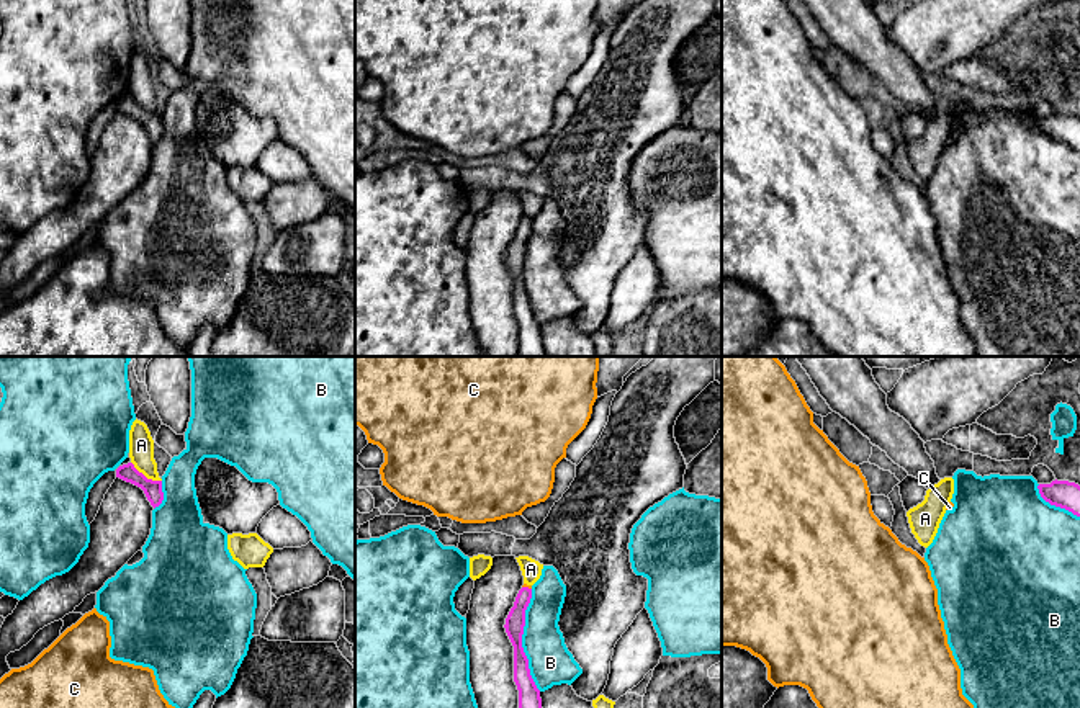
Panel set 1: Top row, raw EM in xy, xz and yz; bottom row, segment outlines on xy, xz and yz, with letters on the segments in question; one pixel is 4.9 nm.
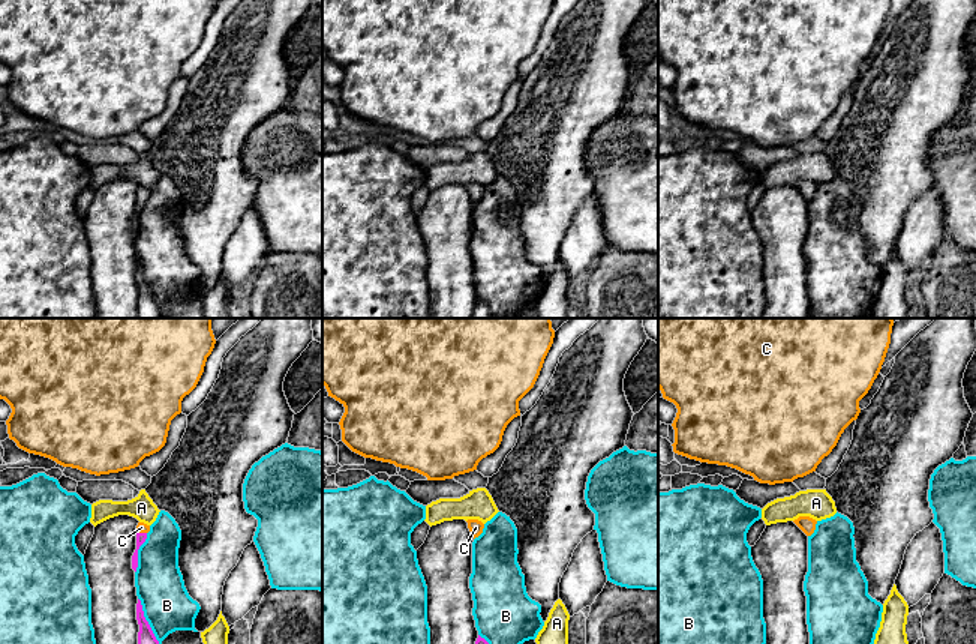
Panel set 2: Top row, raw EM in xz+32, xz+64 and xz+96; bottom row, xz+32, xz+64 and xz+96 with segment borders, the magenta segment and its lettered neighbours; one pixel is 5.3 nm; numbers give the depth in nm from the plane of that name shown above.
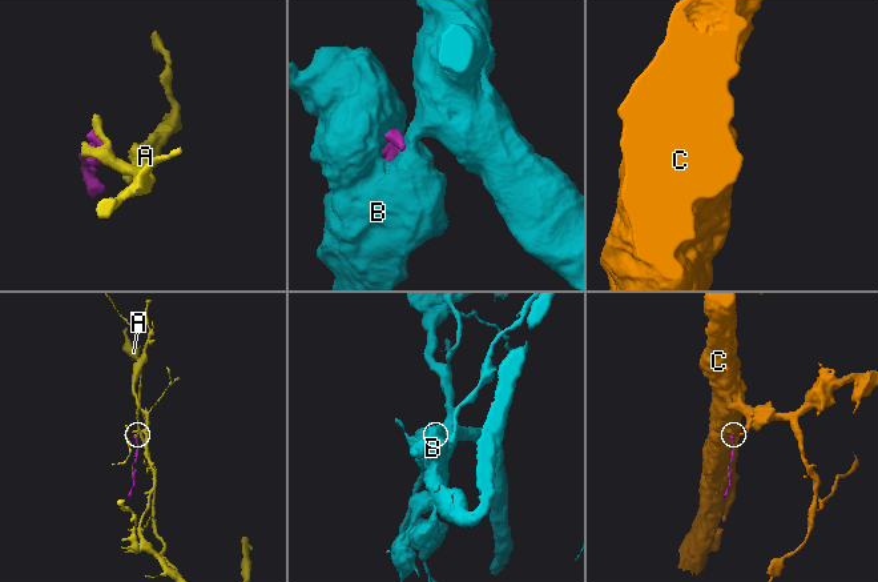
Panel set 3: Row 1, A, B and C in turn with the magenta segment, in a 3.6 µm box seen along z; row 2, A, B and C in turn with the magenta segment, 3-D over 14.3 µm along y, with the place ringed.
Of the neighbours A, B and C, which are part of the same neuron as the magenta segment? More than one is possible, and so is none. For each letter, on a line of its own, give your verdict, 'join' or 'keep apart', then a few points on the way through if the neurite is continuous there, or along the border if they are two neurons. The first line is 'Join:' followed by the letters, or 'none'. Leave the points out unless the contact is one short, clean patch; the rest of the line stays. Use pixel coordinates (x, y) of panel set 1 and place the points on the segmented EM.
Join: C
A: keep apart | along xy (131, 461), (148, 478), (161, 481)
B: keep apart
C: join | across xz (514, 625), (527, 587), (524, 584)

